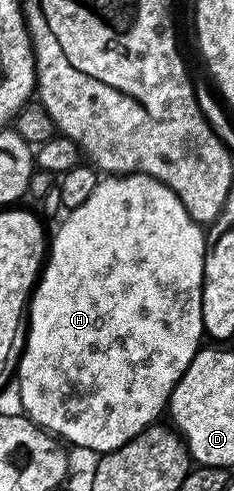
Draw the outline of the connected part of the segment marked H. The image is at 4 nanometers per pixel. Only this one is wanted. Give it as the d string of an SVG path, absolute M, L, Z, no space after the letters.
M143 173L103 176L96 191L92 191L92 196L85 203L80 203L80 207L69 210L61 221L62 226L52 233L52 240L48 245L48 260L28 302L28 328L24 333L26 350L18 361L18 397L22 400L21 412L39 429L45 429L63 442L71 441L82 449L91 449L94 455L101 455L111 453L128 443L148 426L155 424L161 418L158 417L161 413L163 416L167 412L176 383L182 378L184 371L188 371L188 363L192 363L203 344L202 284L208 237L203 226L194 221L192 215L188 215L176 191L160 183L160 179L152 179Z

